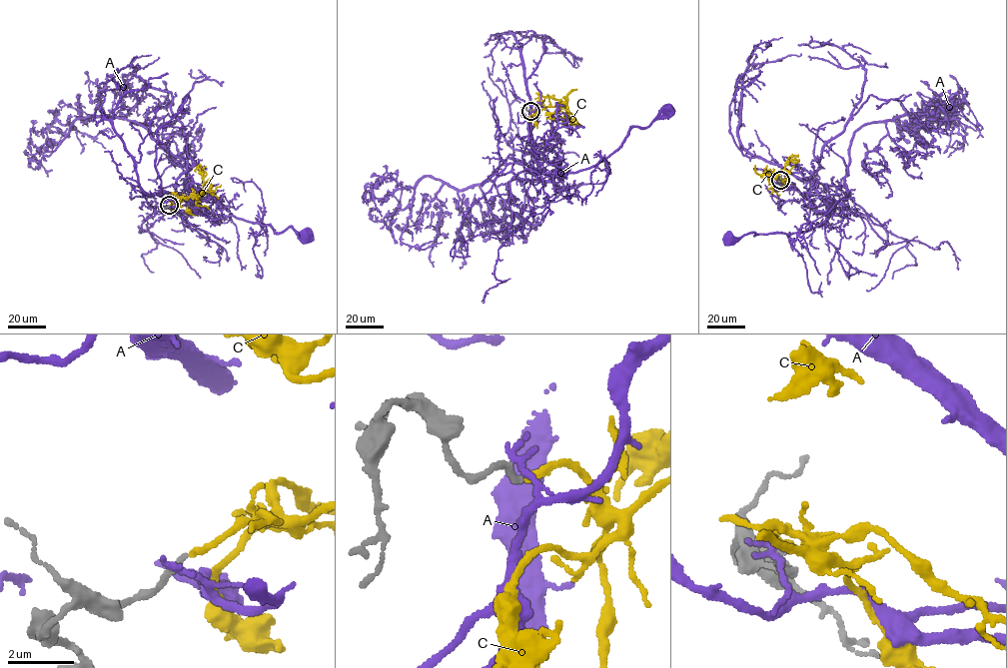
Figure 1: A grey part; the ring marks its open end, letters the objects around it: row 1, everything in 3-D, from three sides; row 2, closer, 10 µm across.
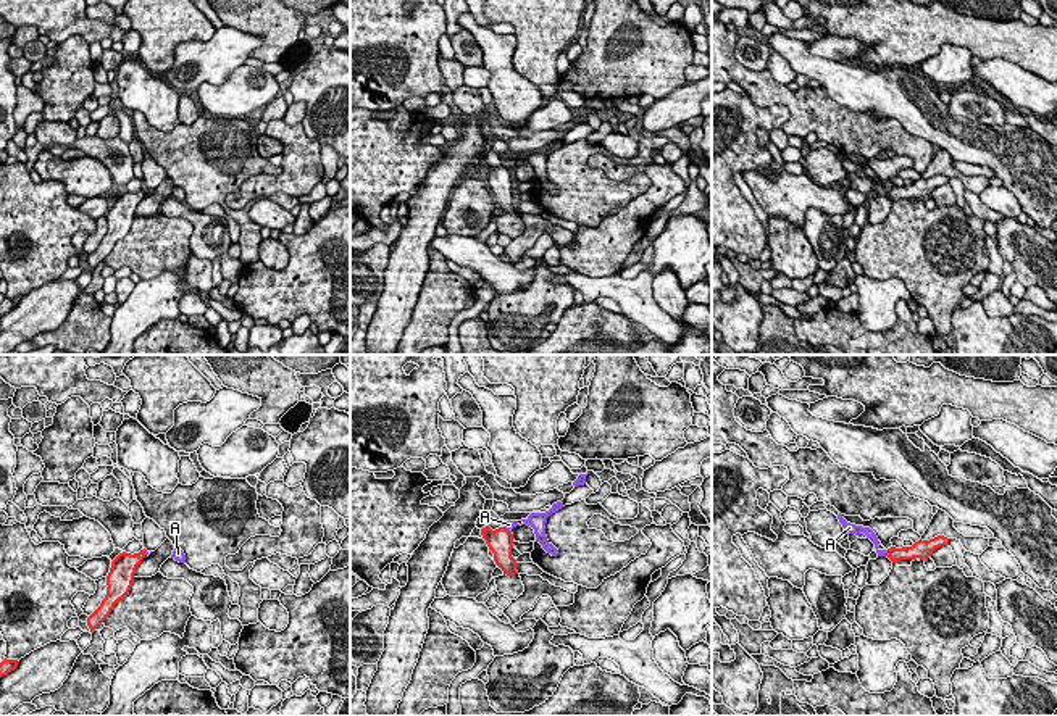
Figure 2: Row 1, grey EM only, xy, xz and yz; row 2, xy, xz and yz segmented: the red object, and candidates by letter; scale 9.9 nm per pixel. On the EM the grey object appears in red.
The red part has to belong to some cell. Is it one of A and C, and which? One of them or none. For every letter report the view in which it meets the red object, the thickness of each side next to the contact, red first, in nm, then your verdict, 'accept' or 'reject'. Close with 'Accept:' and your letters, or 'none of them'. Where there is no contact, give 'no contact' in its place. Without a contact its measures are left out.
A: yz | 140/90 nm | reject
C: no contact | accept
Accept: C

